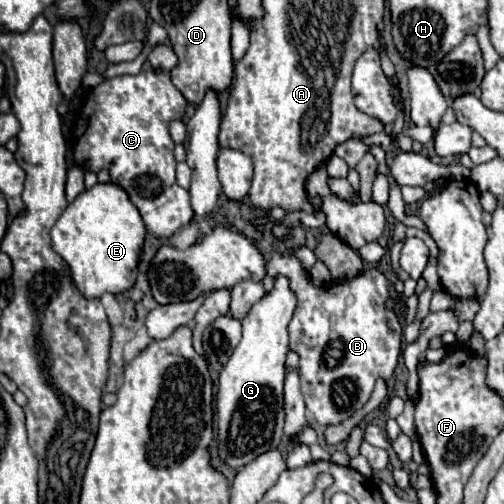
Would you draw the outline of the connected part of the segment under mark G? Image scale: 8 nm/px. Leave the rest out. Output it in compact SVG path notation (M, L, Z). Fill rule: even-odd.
M274 280L274 290L252 306L242 320L242 340L218 378L218 458L230 468L242 468L260 454L282 446L284 426L284 360L288 354L288 322L296 308L296 296L288 280Z

